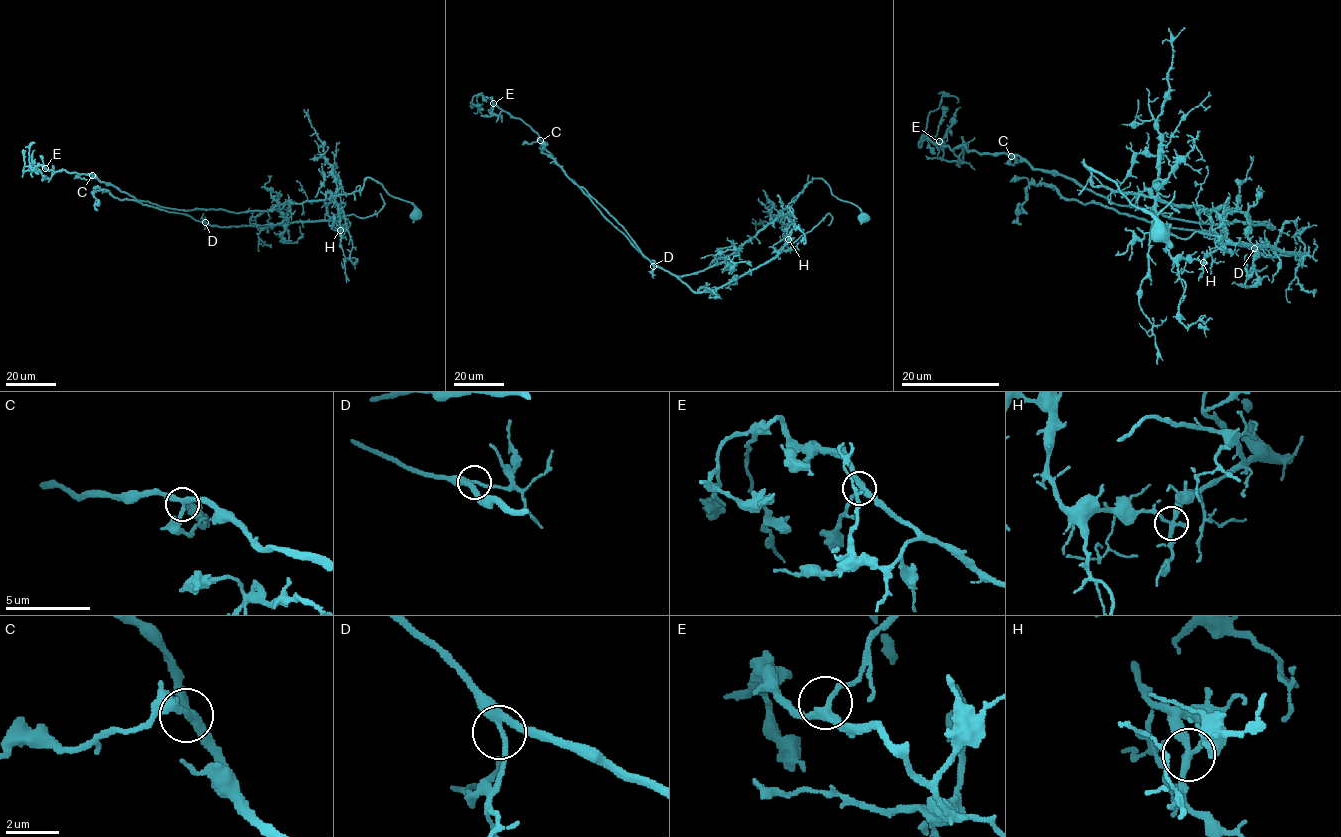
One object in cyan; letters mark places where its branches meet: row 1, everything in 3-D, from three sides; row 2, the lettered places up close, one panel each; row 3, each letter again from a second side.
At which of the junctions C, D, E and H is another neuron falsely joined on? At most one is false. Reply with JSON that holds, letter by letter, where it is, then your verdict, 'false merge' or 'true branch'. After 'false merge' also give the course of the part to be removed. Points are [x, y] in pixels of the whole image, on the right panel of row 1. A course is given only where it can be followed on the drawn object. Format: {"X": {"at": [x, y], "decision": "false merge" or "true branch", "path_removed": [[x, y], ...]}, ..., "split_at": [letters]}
{"C": {"at": [1011, 156], "decision": "true branch"}, "D": {"at": [1254, 248], "decision": "true branch"}, "E": {"at": [939, 141], "decision": "true branch"}, "H": {"at": [1203, 262], "decision": "false merge", "path_removed": [[1203, 262], [1237, 244], [1306, 254], [1258, 254], [1208, 232], [1067, 200], [1047, 184], [1027, 188], [1021, 225]]}, "split_at": ["H"]}

